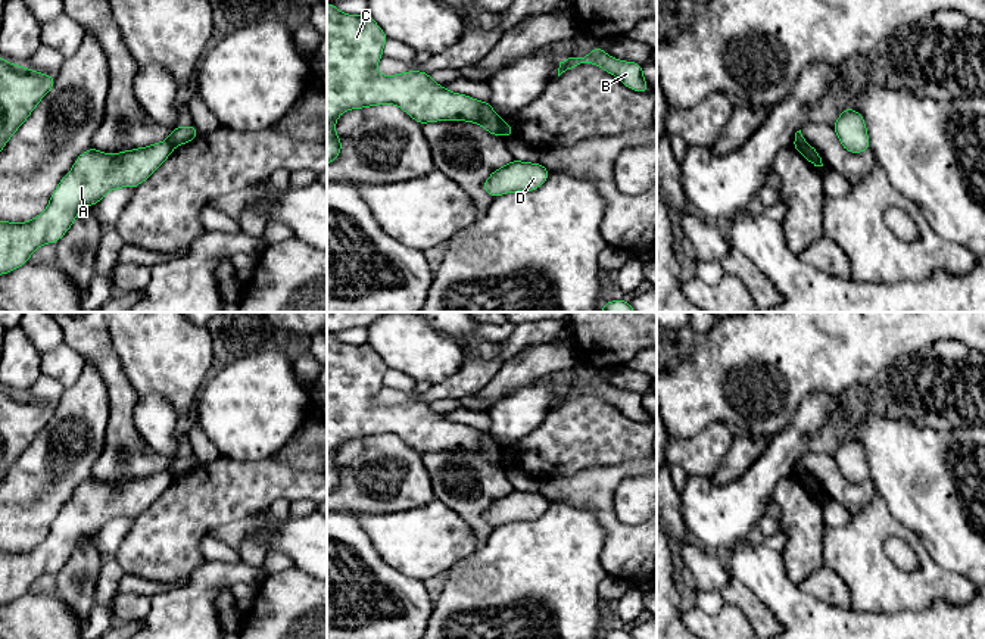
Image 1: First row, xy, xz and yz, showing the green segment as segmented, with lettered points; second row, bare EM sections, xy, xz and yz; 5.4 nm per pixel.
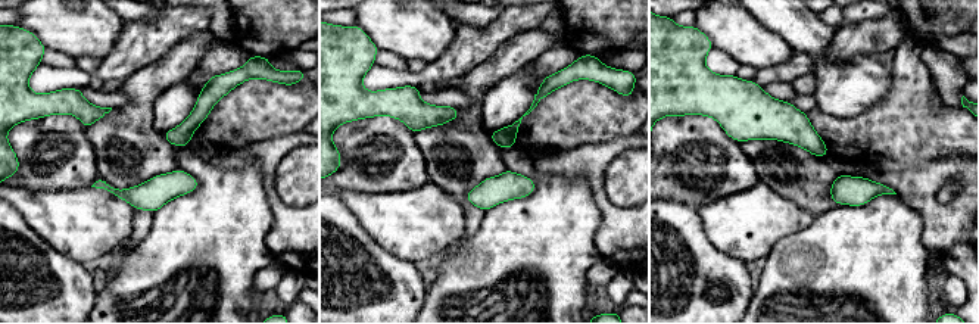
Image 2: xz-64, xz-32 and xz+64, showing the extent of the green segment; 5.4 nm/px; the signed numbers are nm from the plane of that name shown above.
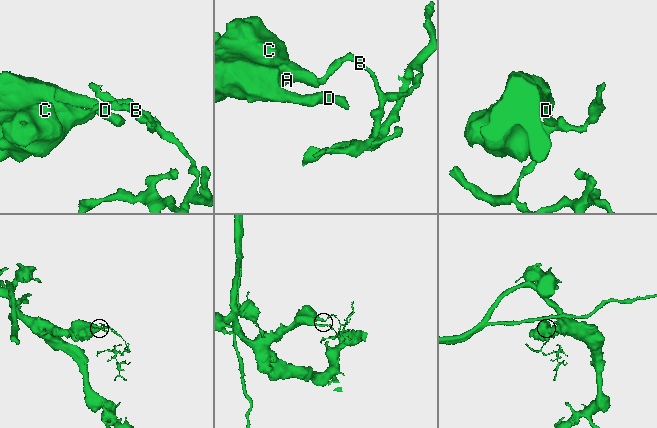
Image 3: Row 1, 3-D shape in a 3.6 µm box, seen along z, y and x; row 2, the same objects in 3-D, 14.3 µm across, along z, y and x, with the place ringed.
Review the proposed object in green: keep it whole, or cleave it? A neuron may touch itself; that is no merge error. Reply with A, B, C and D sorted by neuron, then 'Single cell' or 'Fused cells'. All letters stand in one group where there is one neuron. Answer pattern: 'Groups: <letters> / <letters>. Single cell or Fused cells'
Groups: A C D / B. Fused cells

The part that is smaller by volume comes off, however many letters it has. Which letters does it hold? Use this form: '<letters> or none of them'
B

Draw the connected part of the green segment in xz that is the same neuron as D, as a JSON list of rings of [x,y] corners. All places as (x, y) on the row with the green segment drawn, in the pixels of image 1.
[[[511,160],[493,171],[483,183],[483,190],[492,197],[505,193],[537,190],[549,177],[549,169],[540,163]]]

